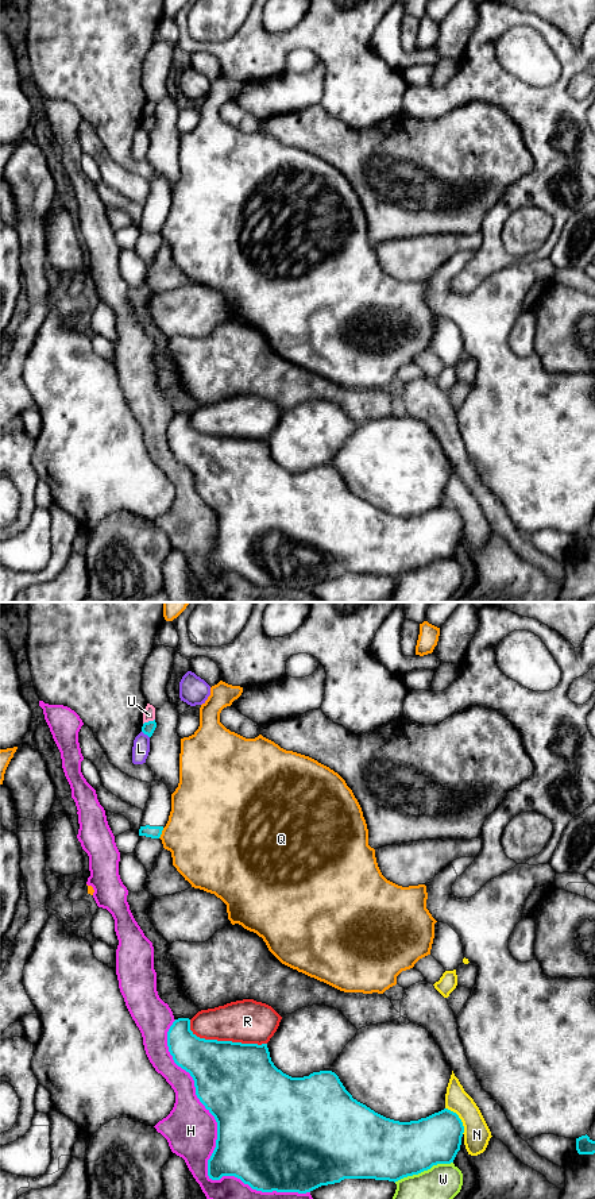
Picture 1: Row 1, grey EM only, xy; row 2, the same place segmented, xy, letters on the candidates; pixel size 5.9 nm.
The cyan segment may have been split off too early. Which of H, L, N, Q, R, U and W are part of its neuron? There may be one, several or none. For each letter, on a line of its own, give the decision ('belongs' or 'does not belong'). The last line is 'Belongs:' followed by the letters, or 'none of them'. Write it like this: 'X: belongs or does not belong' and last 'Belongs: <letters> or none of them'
H: does not belong
L: does not belong
N: does not belong
Q: does not belong
R: does not belong
U: does not belong
W: does not belong
Belongs: none of them

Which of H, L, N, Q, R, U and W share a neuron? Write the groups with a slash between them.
H / L / N / Q / R / U / W

